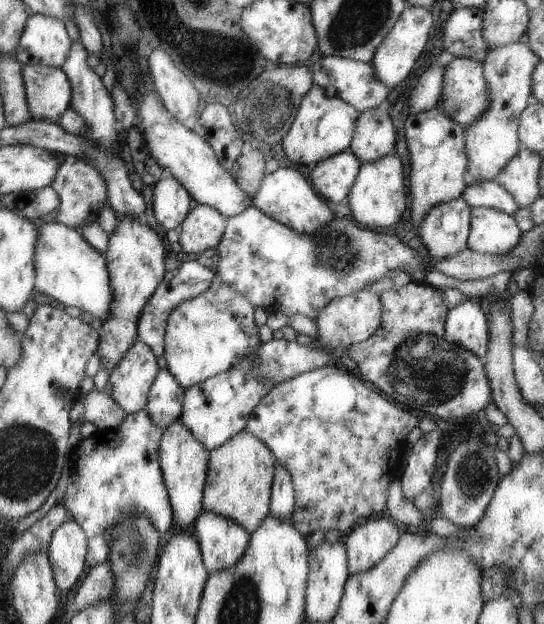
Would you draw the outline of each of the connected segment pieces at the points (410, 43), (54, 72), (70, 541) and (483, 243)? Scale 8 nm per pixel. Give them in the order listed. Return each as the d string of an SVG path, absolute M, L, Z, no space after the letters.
M409 6L399 14L393 28L387 32L381 44L377 46L370 63L375 72L375 78L379 82L387 87L395 86L397 82L401 82L409 74L417 56L421 54L423 46L427 44L431 24L433 24L431 14L425 8Z
M21 65L20 75L32 118L54 123L67 110L71 98L71 87L63 71L47 65Z
M73 519L63 521L51 533L46 553L58 591L67 593L81 578L87 543L86 534Z
M483 207L471 208L470 214L466 245L472 251L500 255L510 251L519 242L522 233L509 214Z

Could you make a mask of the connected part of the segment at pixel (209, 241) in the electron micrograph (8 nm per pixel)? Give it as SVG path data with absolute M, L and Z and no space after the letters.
M192 204L187 217L181 222L178 243L183 253L200 253L211 249L221 240L224 216L205 204Z

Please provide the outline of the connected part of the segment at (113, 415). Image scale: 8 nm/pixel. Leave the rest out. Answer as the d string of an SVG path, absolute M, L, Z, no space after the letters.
M91 389L82 401L83 420L97 430L108 431L120 426L126 412L103 389Z

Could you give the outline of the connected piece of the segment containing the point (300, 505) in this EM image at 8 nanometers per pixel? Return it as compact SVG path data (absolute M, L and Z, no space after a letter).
M331 364L273 385L253 407L243 429L262 440L288 472L294 492L289 521L307 538L316 530L327 532L331 528L347 533L362 520L384 515L388 486L403 469L407 434L419 427L420 420L418 413L403 410L379 392L369 390L353 371Z

